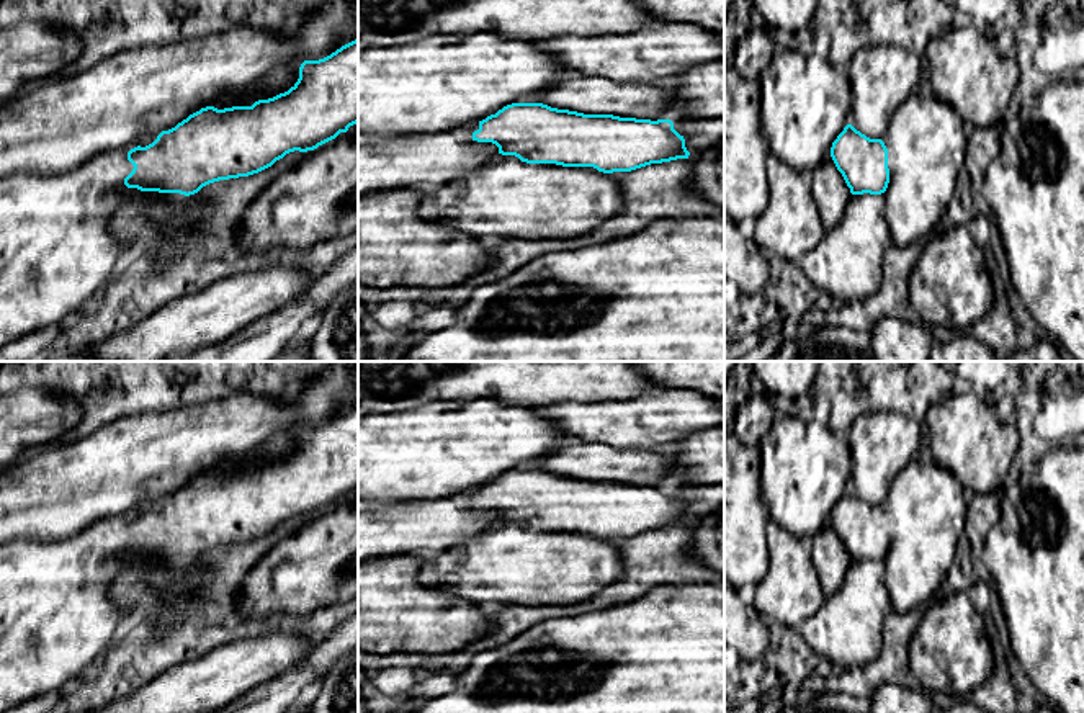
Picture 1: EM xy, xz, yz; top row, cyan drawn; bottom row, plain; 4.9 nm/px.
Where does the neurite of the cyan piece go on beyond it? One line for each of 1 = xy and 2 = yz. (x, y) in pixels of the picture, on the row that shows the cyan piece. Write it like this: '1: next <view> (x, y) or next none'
1: next xy (56, 249)
2: next yz (926, 141)

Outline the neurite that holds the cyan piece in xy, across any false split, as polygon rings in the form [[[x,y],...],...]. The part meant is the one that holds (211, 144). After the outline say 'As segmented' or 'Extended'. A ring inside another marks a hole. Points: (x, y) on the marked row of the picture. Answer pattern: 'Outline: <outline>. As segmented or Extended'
Outline: [[[337,38],[330,52],[319,61],[286,57],[249,88],[214,96],[175,128],[147,131],[124,147],[93,155],[72,172],[11,173],[0,178],[0,348],[26,334],[64,324],[111,280],[118,263],[132,252],[132,247],[124,245],[110,231],[113,217],[126,204],[142,203],[162,193],[190,196],[209,183],[258,173],[286,154],[314,150],[356,124],[358,39],[347,44]]]. Extended

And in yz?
Outline: [[[917,88],[898,106],[881,139],[870,139],[847,124],[832,142],[831,157],[852,195],[870,193],[886,200],[889,239],[898,247],[907,247],[925,242],[940,227],[955,195],[958,173],[965,167],[966,150],[968,137],[963,118],[948,103],[937,100],[930,88]]]. Extended

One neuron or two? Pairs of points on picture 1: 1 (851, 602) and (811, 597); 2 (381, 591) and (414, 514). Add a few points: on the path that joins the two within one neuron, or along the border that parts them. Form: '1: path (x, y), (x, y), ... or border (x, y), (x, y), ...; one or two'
1: border (826, 597), (798, 627); two
2: border (427, 553), (375, 558); two

